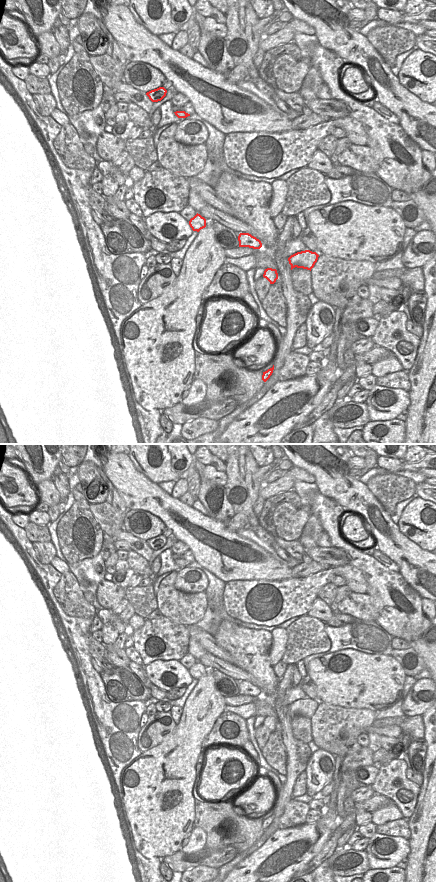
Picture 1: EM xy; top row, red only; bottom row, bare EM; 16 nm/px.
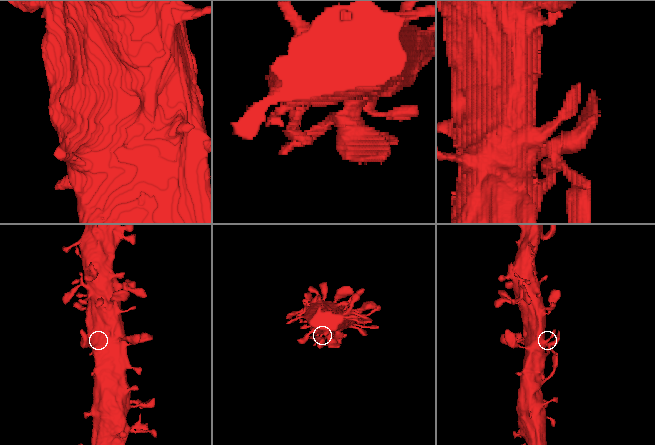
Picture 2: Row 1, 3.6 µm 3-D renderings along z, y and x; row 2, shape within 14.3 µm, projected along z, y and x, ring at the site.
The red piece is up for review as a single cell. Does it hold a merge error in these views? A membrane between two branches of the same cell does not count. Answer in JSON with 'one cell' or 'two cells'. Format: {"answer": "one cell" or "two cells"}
{"answer": "one cell"}

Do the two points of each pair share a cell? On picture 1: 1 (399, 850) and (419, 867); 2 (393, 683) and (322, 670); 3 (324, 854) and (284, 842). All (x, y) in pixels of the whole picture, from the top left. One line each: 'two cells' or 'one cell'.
1: two cells
2: one cell
3: two cells

